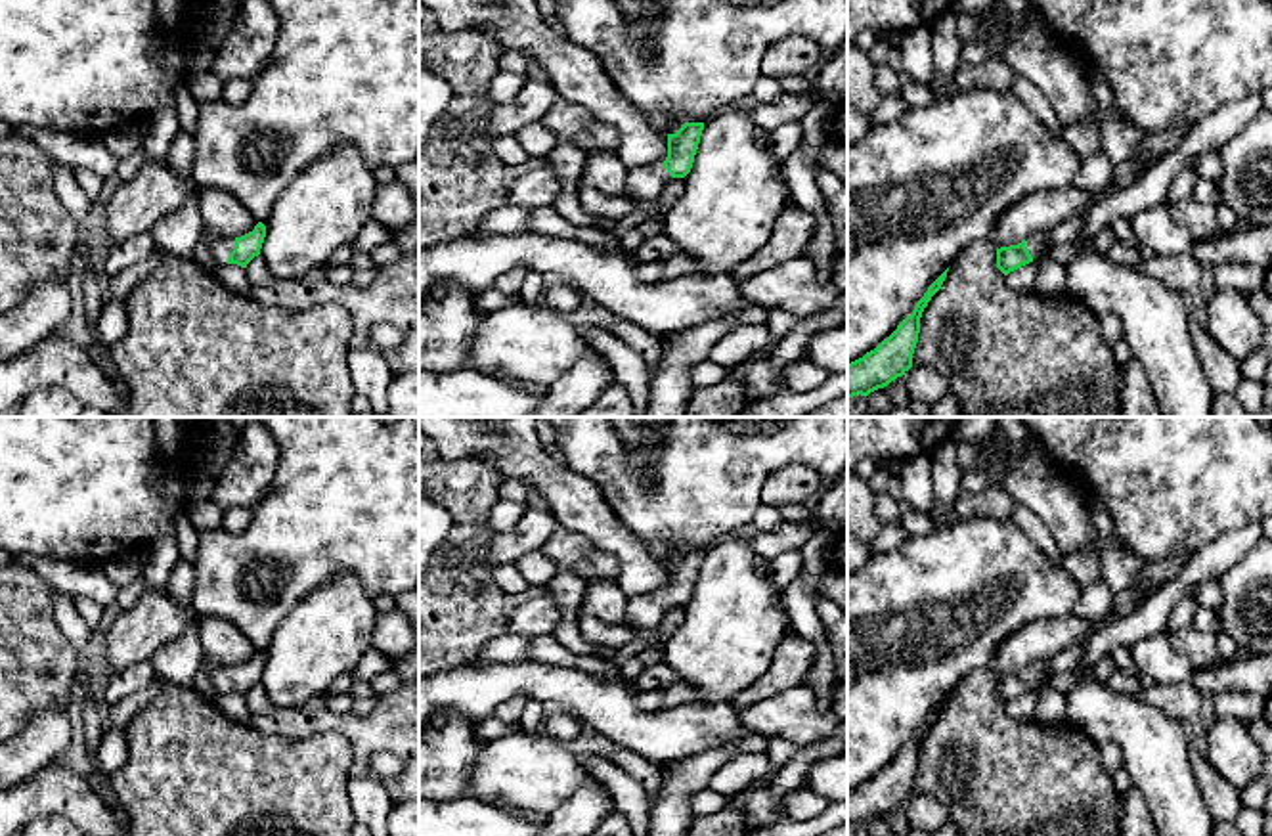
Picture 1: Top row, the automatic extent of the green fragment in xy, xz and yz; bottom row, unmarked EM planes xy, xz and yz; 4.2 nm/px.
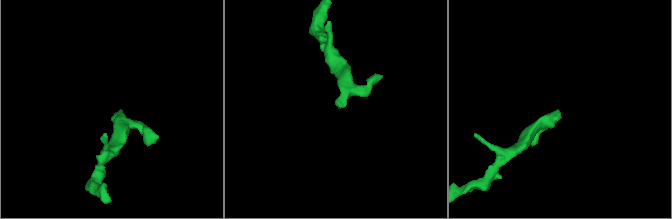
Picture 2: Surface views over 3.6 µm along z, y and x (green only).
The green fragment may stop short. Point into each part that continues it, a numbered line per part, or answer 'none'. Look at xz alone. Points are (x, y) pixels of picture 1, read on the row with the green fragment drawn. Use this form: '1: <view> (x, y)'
1: xz (647, 182)

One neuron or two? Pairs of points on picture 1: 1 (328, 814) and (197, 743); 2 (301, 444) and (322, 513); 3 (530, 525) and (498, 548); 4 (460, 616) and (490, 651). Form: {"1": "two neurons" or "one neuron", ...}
{"1": "one neuron", "2": "one neuron", "3": "one neuron", "4": "two neurons"}

